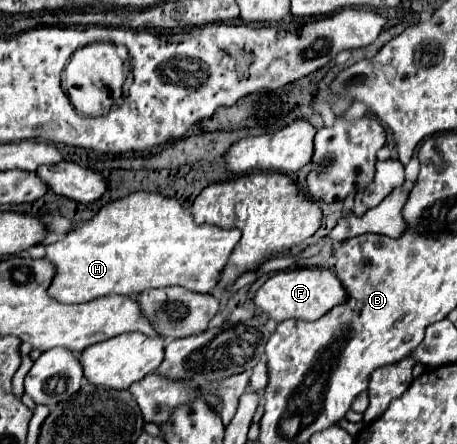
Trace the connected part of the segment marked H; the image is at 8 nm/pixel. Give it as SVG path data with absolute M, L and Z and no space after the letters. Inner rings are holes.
M135 192L127 198L105 204L89 222L79 224L61 242L47 246L47 260L55 266L55 278L49 286L49 296L63 304L81 304L109 294L137 296L149 288L181 286L191 292L209 294L219 284L221 272L237 246L241 232L223 230L213 224L195 224L193 216L175 200L151 192Z

